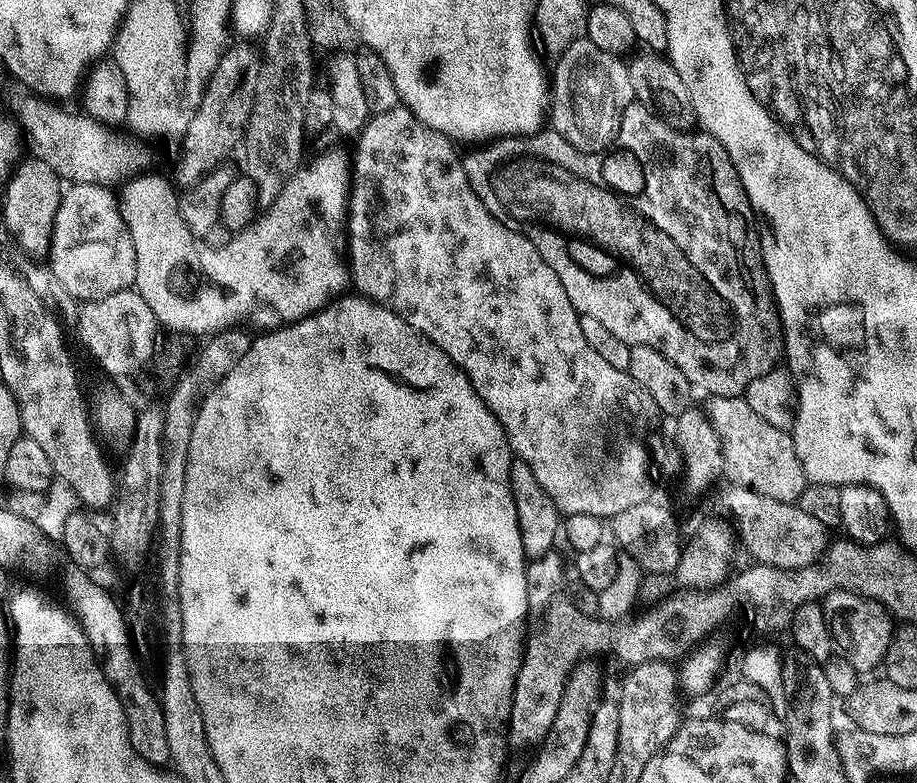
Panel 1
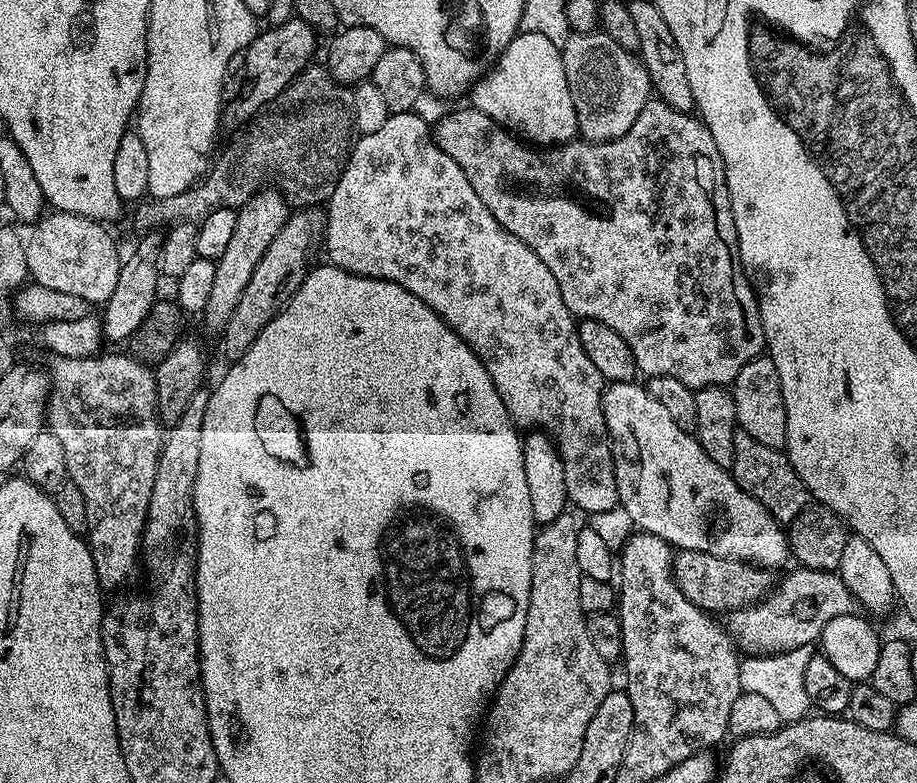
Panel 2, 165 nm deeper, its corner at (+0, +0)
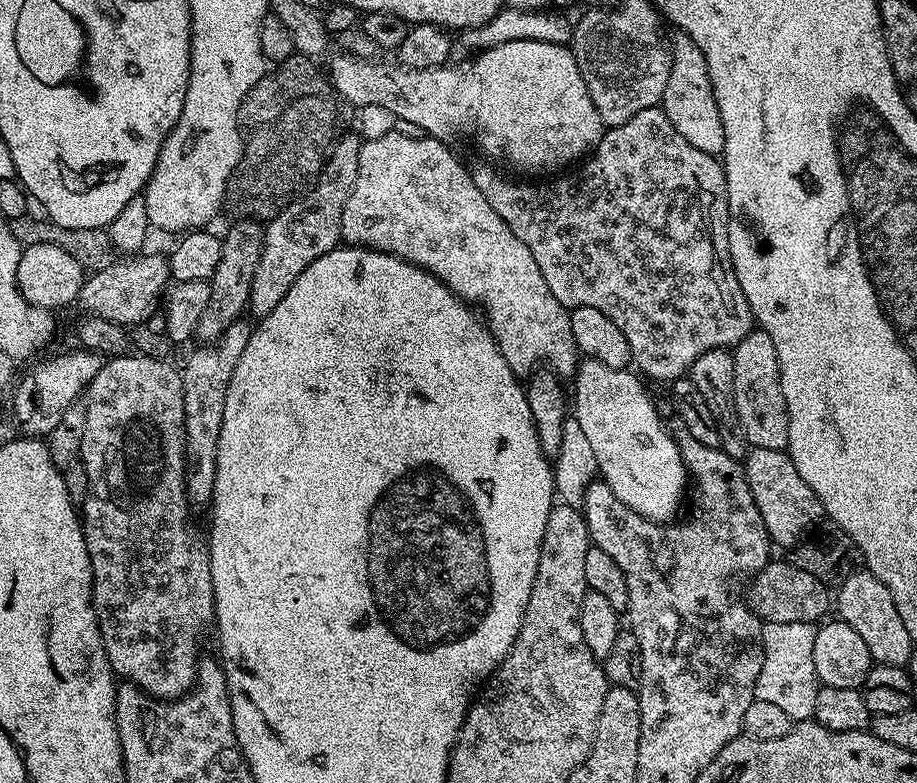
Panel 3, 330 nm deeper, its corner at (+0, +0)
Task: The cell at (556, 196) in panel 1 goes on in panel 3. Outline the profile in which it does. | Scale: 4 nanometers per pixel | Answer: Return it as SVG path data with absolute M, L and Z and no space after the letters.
M663 107L638 110L638 114L630 118L630 122L622 122L618 126L608 128L587 159L572 171L545 179L543 182L532 182L536 184L519 184L516 180L507 180L506 177L499 176L492 168L471 169L474 186L478 186L478 190L482 190L482 198L486 198L490 206L494 206L494 214L498 214L498 218L502 218L502 222L506 222L506 226L510 226L510 230L518 234L518 239L530 249L530 254L534 254L534 262L538 262L538 270L542 270L542 278L546 278L546 286L550 286L550 294L554 294L558 302L562 302L569 310L582 306L594 306L594 310L602 310L602 314L606 314L606 318L610 318L610 322L614 322L614 326L618 326L618 330L626 334L626 342L630 342L632 351L632 364L649 381L652 379L671 382L687 377L694 362L702 358L706 350L731 350L738 341L746 338L748 332L753 331L754 317L746 302L746 294L742 294L742 286L734 274L730 258L728 191L723 163L717 157L690 146L690 142L686 142L686 138L682 138L682 134L678 134L678 130L670 126L670 118L666 118Z

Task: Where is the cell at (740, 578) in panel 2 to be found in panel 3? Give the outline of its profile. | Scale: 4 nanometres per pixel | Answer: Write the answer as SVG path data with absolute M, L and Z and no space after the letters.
M773 559L757 576L753 576L746 588L746 599L752 613L760 617L764 624L770 622L816 624L829 615L828 608L830 612L829 585L814 578L814 574L806 574L806 570L798 570L798 566L794 566L787 559Z

